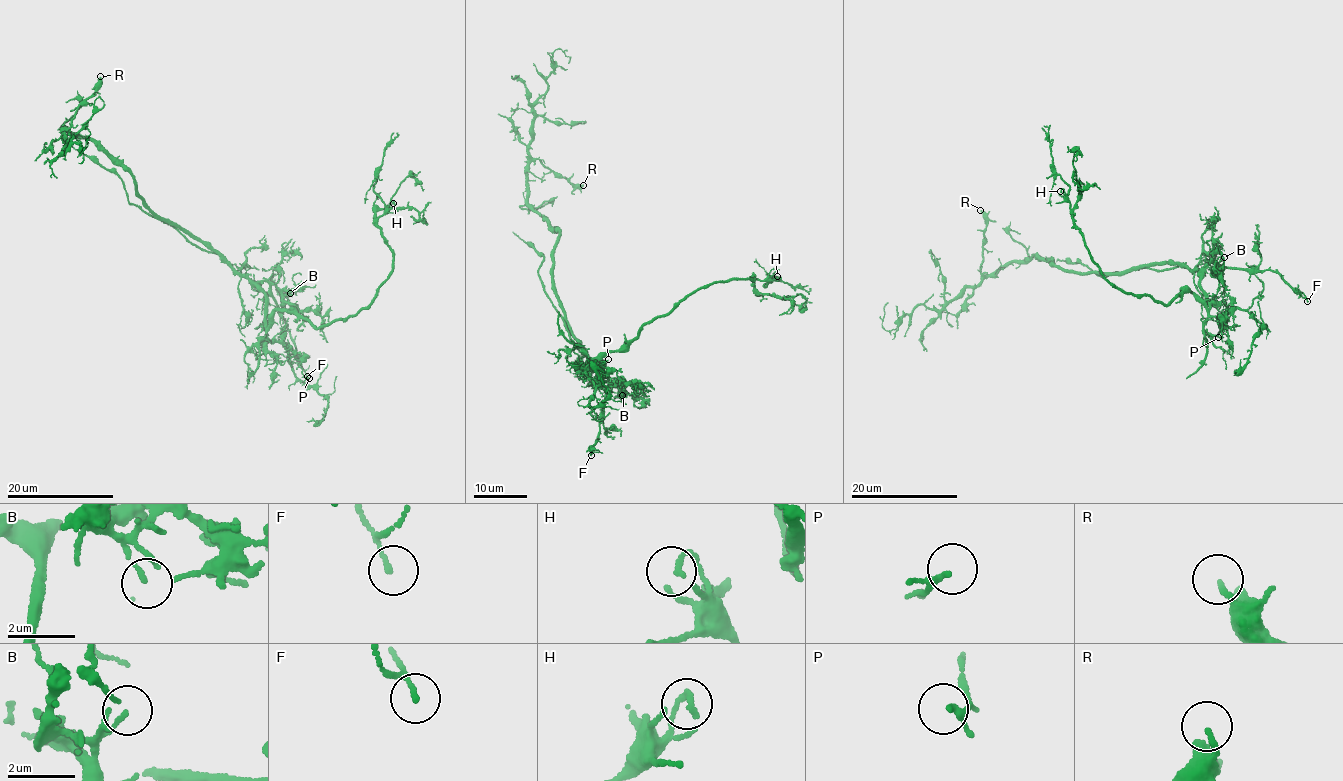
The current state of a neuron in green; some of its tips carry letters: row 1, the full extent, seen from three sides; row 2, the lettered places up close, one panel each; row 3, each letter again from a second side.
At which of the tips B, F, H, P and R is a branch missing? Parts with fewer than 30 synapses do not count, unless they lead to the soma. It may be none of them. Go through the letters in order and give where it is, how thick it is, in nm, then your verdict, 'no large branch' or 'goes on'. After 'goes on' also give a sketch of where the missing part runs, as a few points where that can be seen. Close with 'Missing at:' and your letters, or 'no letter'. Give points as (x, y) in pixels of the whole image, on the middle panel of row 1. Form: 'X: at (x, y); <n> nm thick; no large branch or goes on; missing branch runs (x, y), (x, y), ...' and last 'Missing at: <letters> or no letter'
B: at (622, 395); 110 nm thick; no large branch
F: at (591, 455); 130 nm thick; no large branch
H: at (777, 276); 140 nm thick; no large branch
P: at (608, 359); 140 nm thick; no large branch
R: at (583, 185); 160 nm thick; no large branch
Missing at: no letter

